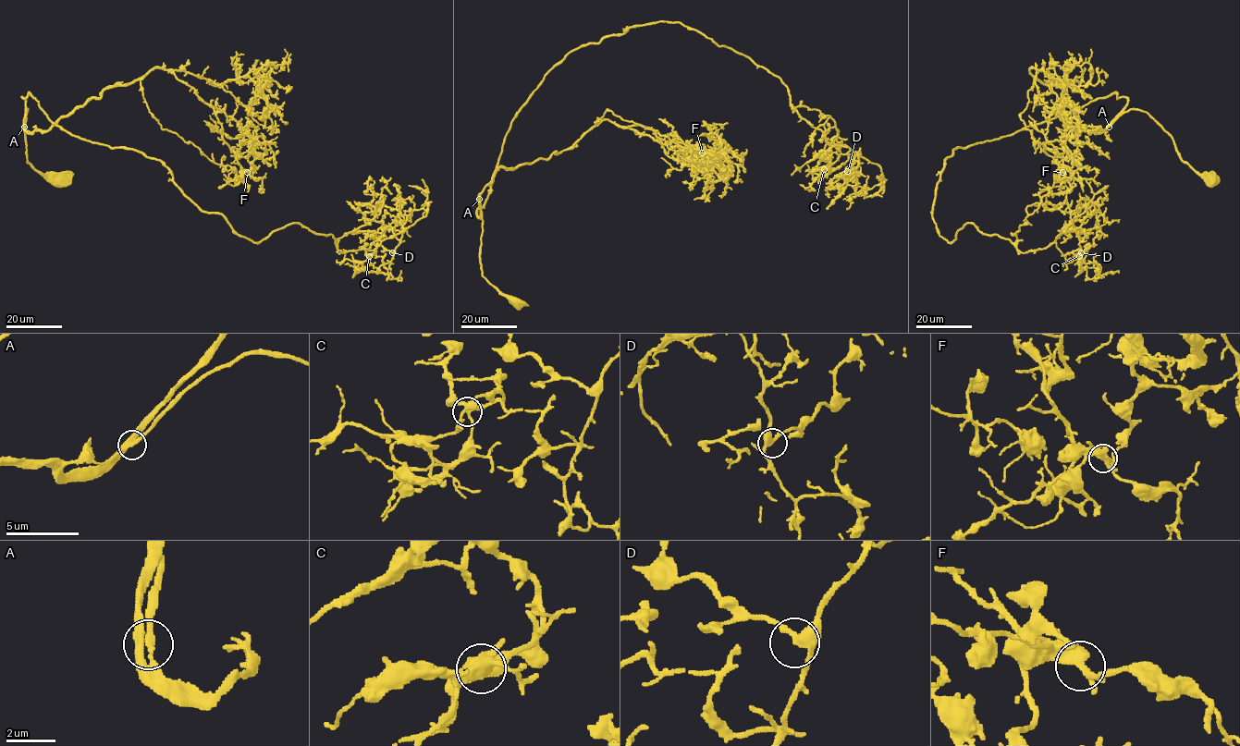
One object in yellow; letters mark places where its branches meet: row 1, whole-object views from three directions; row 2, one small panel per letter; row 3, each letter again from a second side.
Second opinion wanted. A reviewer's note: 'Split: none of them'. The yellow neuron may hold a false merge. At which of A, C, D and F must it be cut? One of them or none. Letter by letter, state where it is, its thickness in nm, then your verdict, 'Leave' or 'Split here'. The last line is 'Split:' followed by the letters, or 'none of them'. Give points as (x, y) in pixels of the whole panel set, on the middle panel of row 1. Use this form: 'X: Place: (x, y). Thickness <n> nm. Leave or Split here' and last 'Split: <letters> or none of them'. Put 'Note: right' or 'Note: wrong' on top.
Note: right
A: Place: (479, 199). Thickness 280 nm. Leave
C: Place: (824, 169). Thickness 300 nm. Leave
D: Place: (847, 171). Thickness 280 nm. Leave
F: Place: (702, 152). Thickness 320 nm. Leave
Split: none of them

